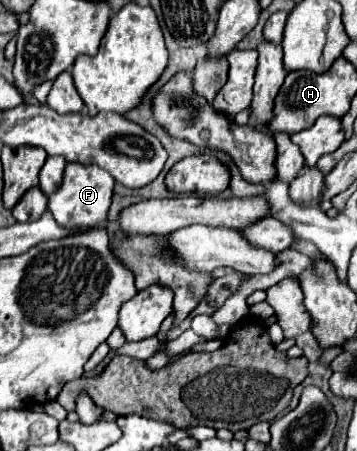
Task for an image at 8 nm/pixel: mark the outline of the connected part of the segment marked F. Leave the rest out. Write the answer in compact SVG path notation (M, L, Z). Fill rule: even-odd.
M70 162L64 170L62 186L50 196L48 210L66 228L100 226L106 220L106 214L108 214L108 208L112 202L112 188L114 188L114 178L110 172L102 170L96 164L86 166L80 162Z

